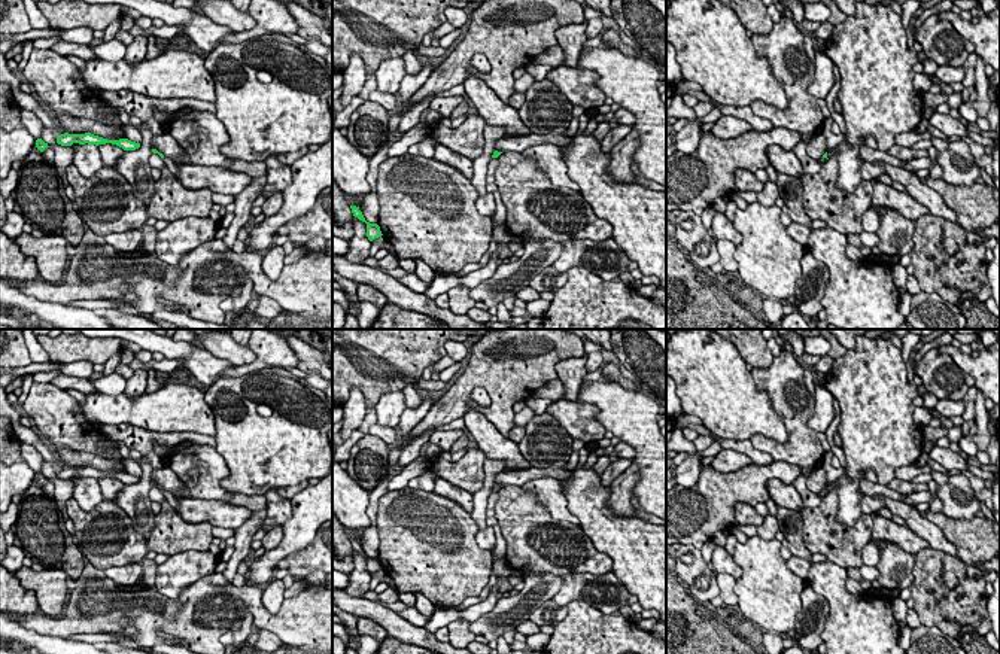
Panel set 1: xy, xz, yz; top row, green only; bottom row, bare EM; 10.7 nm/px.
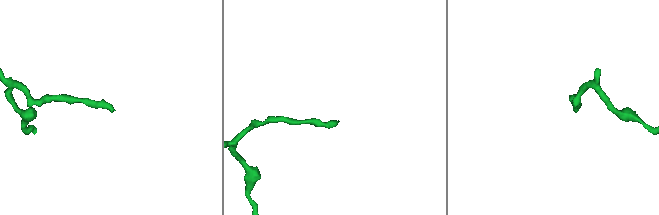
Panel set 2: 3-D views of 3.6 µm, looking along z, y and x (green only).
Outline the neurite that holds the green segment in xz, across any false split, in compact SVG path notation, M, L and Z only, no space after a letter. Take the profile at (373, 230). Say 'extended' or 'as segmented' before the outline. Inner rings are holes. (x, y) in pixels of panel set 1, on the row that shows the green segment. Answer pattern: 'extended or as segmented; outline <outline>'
as segmented; outline M350 206L350 209L352 209L352 213L353 213L355 218L358 218L359 220L367 223L367 237L368 237L370 241L383 235L382 231L380 231L380 226L377 223L370 223L370 222L365 220L359 207Z

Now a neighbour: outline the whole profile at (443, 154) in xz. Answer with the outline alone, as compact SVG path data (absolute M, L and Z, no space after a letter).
M438 142L435 143L435 159L455 167L456 170L459 170L468 179L472 180L472 176L474 176L472 159L469 159L469 158L449 149L447 146L444 146L444 145L438 143Z

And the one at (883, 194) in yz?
M873 182L872 204L873 206L887 206L893 210L897 210L902 216L912 220L914 223L920 216L924 216L928 209L918 201L915 201L908 192L897 191L890 185L882 182Z

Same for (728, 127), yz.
M721 115L721 118L714 122L712 134L720 139L735 139L747 131L751 131L753 127L744 121L730 115Z

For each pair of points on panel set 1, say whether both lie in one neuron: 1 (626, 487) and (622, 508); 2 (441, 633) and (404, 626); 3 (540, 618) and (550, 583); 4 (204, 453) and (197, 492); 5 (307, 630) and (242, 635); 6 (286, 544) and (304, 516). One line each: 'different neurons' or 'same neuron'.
1: same neuron
2: different neurons
3: different neurons
4: same neuron
5: different neurons
6: same neuron

